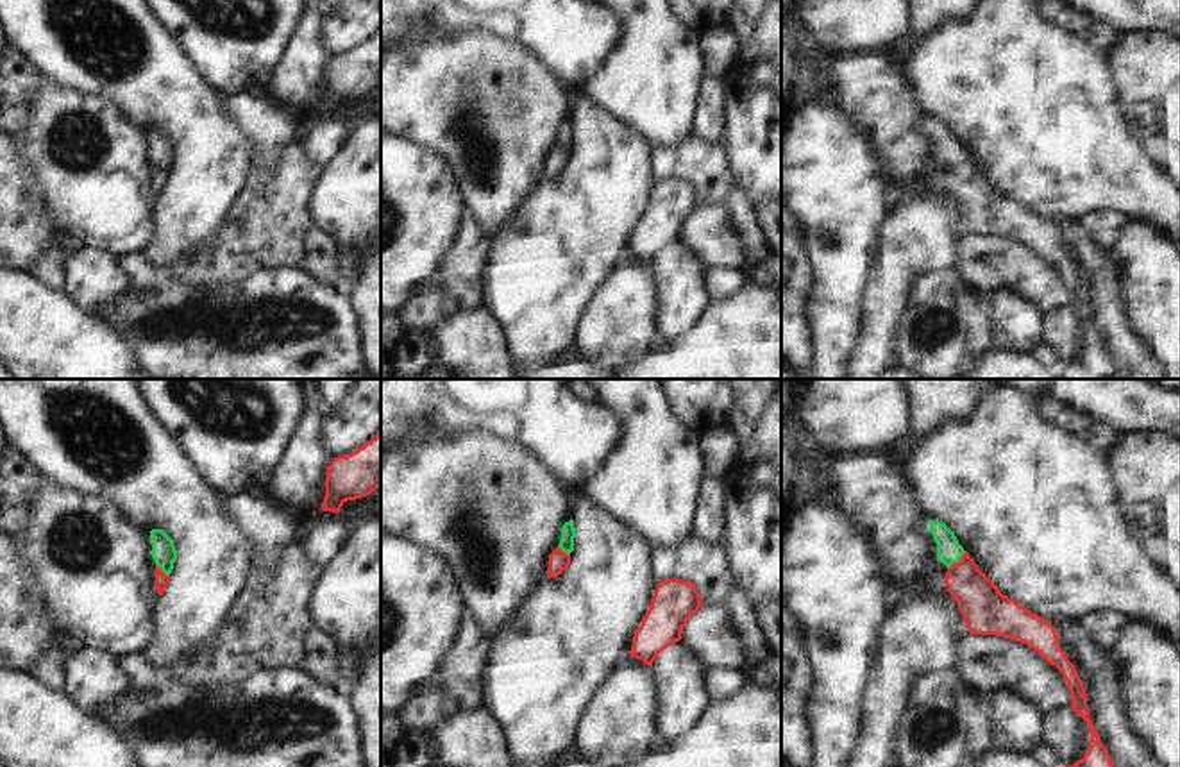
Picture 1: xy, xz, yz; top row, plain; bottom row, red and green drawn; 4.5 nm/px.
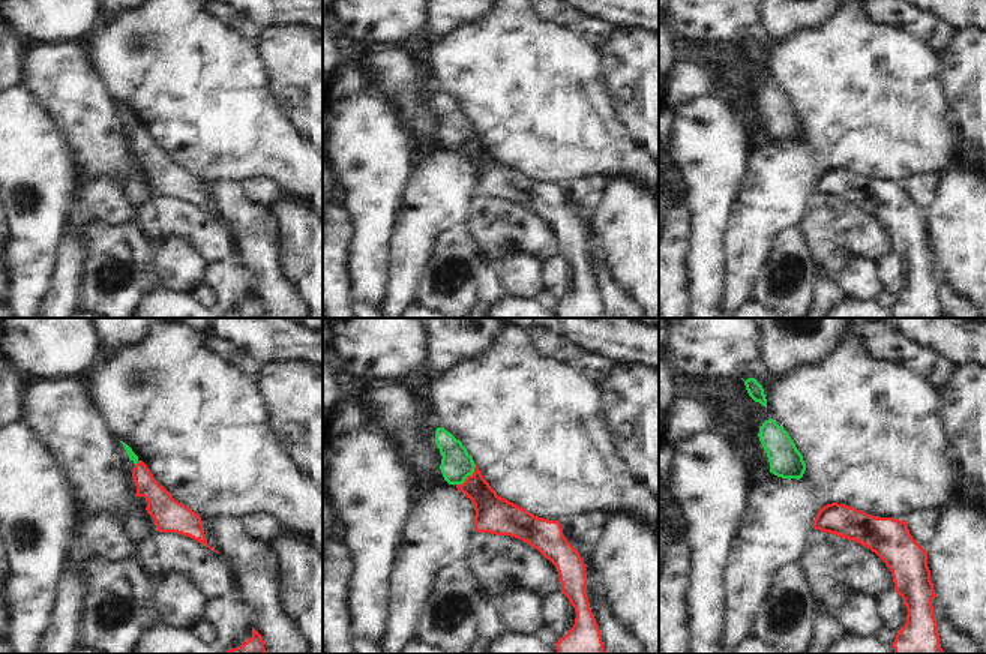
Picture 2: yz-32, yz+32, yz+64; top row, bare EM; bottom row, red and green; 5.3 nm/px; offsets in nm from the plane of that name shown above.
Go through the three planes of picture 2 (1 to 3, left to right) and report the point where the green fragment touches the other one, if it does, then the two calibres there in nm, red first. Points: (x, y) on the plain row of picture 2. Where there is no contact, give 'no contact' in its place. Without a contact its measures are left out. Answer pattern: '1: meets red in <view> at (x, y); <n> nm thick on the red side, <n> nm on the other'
1: meets red in yz-32 at (137, 128); 140 nm thick on the red side, 50 nm on the other
2: meets red in yz+32 at (467, 141); 200 nm thick on the red side, 170 nm on the other
3: no contact

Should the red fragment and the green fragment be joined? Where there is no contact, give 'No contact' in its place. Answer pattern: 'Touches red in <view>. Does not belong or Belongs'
Touches red in yz. Belongs

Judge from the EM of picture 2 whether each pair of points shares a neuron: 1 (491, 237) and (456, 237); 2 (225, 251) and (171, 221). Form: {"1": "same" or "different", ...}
{"1": "different", "2": "same"}

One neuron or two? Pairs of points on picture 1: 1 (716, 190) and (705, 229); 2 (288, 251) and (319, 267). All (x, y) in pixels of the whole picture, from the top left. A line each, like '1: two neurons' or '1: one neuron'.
1: two neurons
2: two neurons

